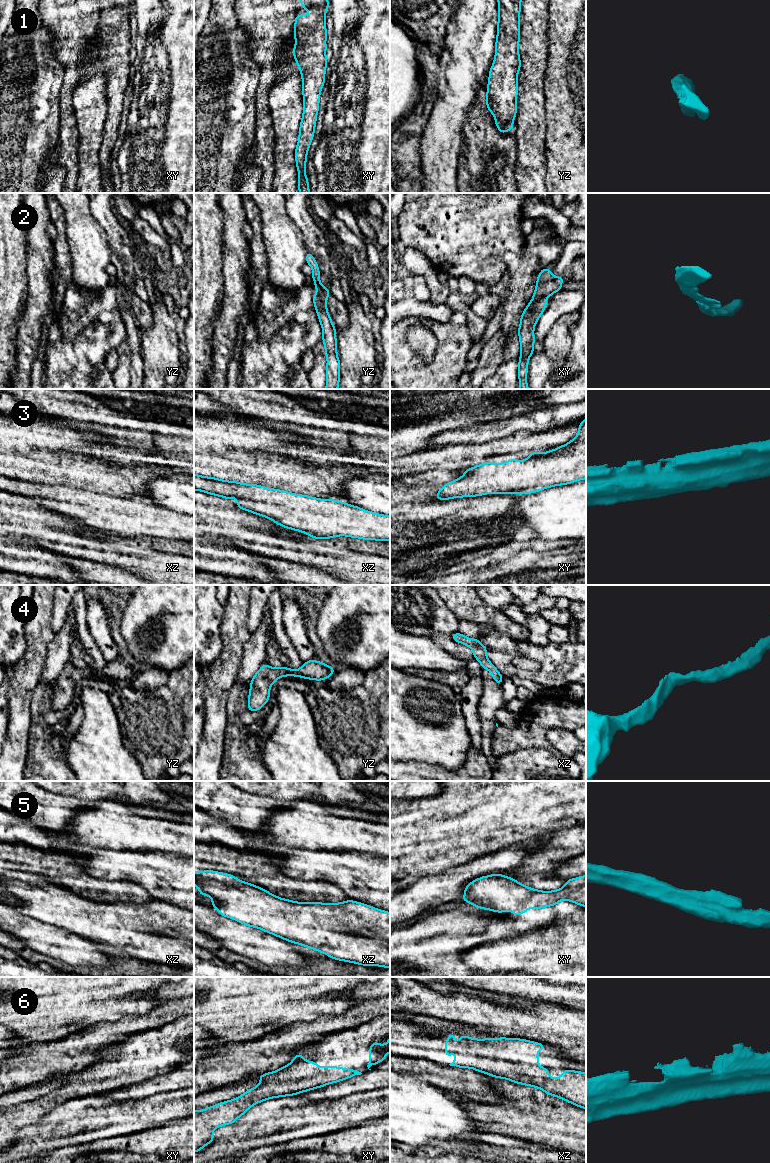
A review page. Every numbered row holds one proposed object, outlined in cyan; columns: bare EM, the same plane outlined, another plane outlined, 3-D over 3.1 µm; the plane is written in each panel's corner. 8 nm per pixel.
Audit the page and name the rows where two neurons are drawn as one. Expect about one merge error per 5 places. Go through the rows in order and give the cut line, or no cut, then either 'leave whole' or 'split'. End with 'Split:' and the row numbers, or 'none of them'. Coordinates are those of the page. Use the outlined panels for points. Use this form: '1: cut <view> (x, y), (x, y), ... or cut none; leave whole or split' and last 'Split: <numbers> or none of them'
1: cut none; leave whole
2: cut none; leave whole
3: cut none; leave whole
4: cut none; leave whole
5: cut none; leave whole
6: cut none; leave whole
Split: none of them

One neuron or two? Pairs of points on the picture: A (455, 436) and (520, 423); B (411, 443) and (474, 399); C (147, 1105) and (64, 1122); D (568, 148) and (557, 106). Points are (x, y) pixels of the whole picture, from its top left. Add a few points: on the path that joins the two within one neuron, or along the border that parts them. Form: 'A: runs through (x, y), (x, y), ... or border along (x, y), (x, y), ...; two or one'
A: runs through (471, 434), (504, 428); one
B: runs through (427, 427), (455, 399), (458, 399); one
C: runs through (126, 1111), (99, 1113), (85, 1120); one
D: runs through (564, 138), (564, 116); one

